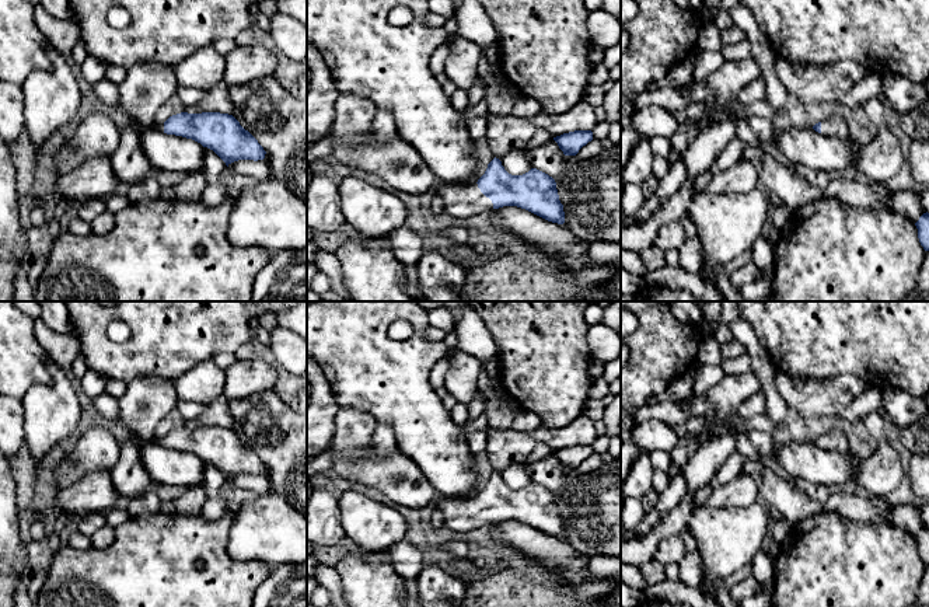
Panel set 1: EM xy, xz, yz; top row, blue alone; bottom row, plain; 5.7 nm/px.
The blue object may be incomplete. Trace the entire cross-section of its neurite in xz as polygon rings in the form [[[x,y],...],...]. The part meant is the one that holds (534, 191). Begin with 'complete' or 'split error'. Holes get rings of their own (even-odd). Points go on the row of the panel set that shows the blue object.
split error; [[[496,157],[476,184],[447,182],[436,189],[436,195],[443,199],[444,213],[454,219],[469,219],[486,210],[517,206],[548,221],[565,223],[563,205],[552,177],[537,168],[511,175]]]

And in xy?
split error; [[[139,63],[126,70],[118,90],[121,109],[133,118],[133,123],[121,130],[121,143],[111,156],[123,188],[147,178],[153,167],[142,147],[142,132],[147,129],[192,139],[213,150],[227,167],[238,160],[265,158],[266,151],[258,140],[228,114],[181,112],[157,123],[156,114],[178,90],[172,66]]]

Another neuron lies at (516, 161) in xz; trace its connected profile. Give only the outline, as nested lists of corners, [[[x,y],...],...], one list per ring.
[[[513,149],[502,160],[502,165],[511,175],[523,175],[532,168],[531,160],[525,150]]]

